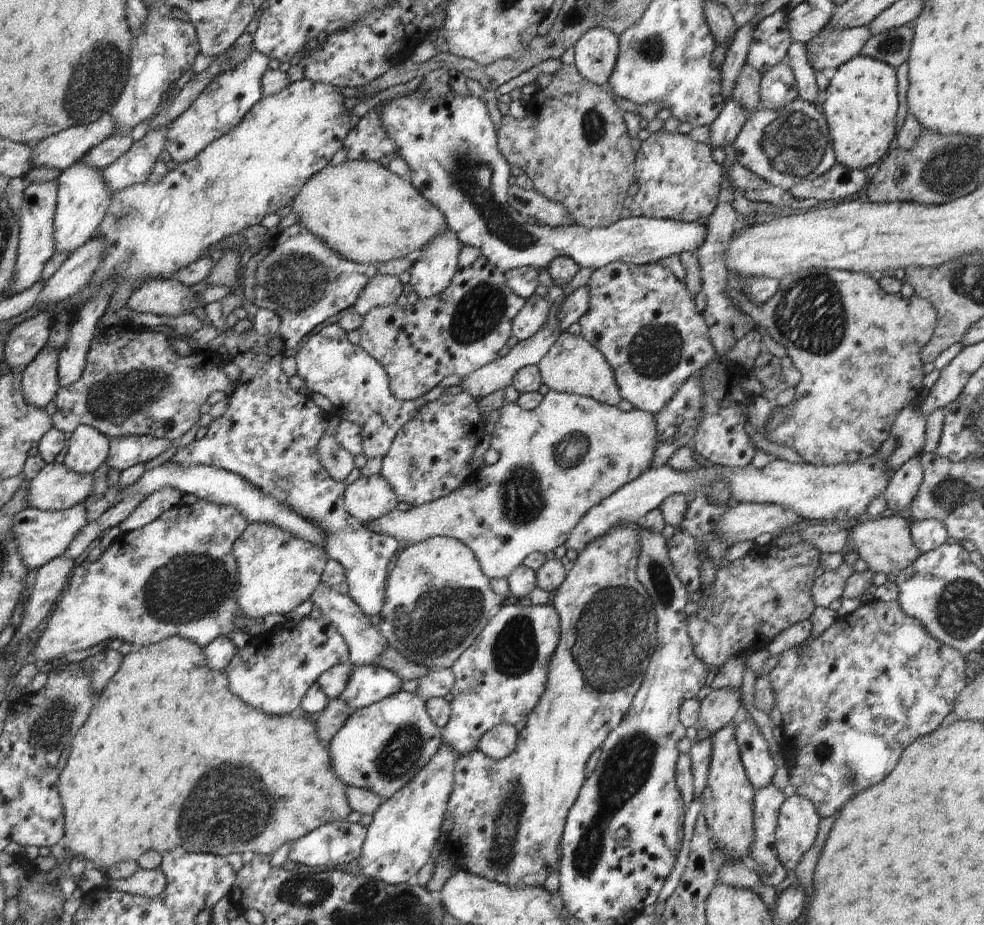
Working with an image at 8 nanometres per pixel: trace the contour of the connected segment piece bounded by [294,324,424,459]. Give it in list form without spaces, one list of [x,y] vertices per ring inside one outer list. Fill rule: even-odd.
[[[338,324],[325,326],[311,336],[296,353],[297,374],[309,395],[322,394],[332,403],[333,412],[342,421],[357,424],[362,437],[363,453],[368,459],[382,458],[389,450],[401,426],[404,426],[424,404],[420,400],[399,401],[389,387],[384,367],[359,344],[348,341],[347,333]]]

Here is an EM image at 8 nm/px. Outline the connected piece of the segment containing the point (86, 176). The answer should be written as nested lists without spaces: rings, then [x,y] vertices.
[[[78,161],[75,162],[72,166],[69,166],[66,170],[61,171],[60,176],[57,178],[57,209],[55,212],[55,221],[54,221],[54,238],[55,238],[55,251],[58,252],[68,252],[70,254],[71,252],[74,252],[80,245],[83,245],[85,242],[88,242],[93,237],[93,234],[98,228],[98,225],[101,224],[102,219],[104,218],[104,215],[106,214],[106,209],[108,208],[108,205],[110,204],[111,198],[115,195],[115,192],[113,191],[106,182],[106,179],[103,175],[103,169],[99,169],[95,166],[90,166],[88,163],[85,163],[84,161]]]

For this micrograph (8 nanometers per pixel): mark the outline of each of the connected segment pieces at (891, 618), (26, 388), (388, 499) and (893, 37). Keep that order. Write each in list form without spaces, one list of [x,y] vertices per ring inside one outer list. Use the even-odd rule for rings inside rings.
[[[897,600],[864,602],[852,614],[838,616],[837,621],[828,630],[808,644],[805,651],[801,651],[802,645],[800,645],[794,650],[784,652],[768,678],[771,682],[775,706],[780,710],[782,716],[782,754],[789,767],[789,784],[797,788],[798,795],[810,799],[815,804],[821,818],[826,818],[836,814],[838,810],[840,811],[860,791],[869,785],[872,786],[877,780],[886,778],[895,769],[902,753],[908,746],[917,738],[930,734],[940,727],[942,720],[952,712],[960,691],[967,685],[965,670],[968,662],[961,652],[932,638],[920,621],[908,616],[901,609]]]
[[[44,347],[22,372],[21,389],[28,404],[45,406],[60,389],[58,376],[59,349]]]
[[[380,474],[361,476],[346,485],[343,499],[348,514],[361,523],[376,520],[401,507],[392,486]]]
[[[907,25],[871,36],[860,55],[872,57],[896,68],[907,62],[913,39],[913,30]]]

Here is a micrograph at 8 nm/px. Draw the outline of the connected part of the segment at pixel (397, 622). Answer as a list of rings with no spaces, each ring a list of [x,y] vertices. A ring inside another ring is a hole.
[[[432,537],[408,545],[399,556],[385,586],[385,599],[375,624],[390,647],[410,662],[432,669],[450,669],[476,637],[485,629],[506,598],[494,593],[482,572],[476,555],[463,542],[452,537]]]

